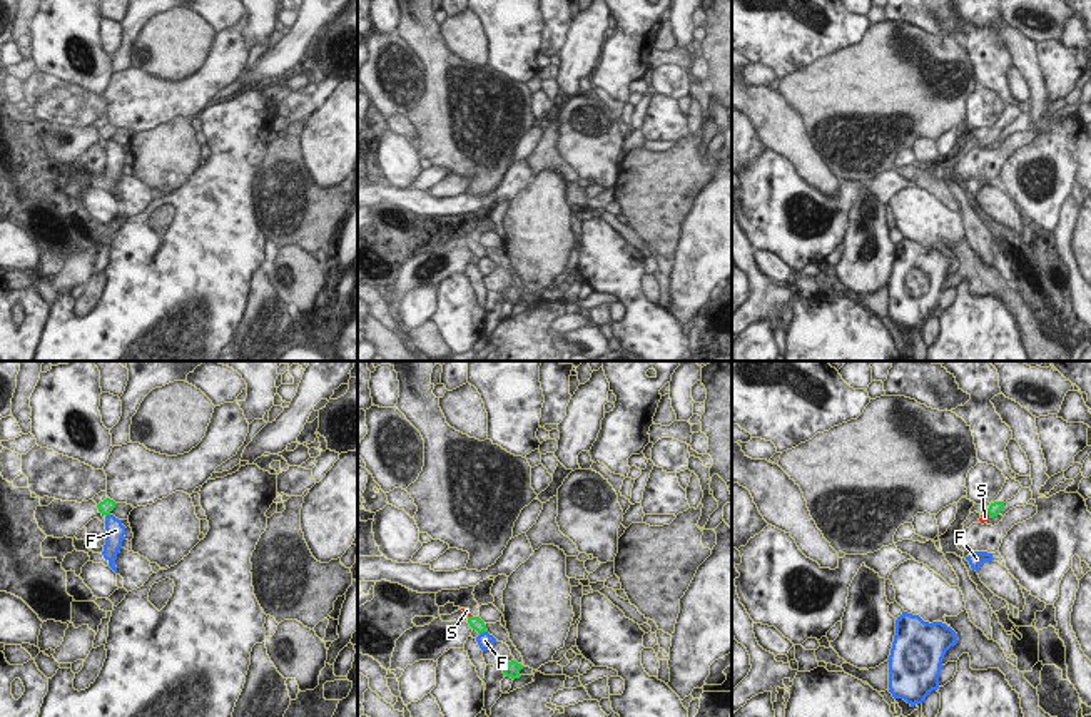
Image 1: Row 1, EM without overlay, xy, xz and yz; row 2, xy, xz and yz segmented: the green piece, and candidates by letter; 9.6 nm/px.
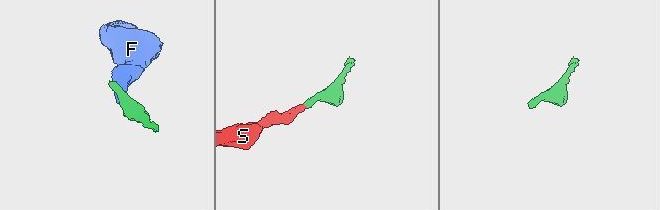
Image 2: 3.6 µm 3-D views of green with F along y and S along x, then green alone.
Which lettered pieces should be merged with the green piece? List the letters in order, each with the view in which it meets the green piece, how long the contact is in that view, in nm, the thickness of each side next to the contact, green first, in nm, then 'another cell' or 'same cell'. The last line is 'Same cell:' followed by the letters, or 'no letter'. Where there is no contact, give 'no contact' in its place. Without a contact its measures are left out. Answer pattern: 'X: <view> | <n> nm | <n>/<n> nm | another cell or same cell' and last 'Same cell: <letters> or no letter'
F: xz | 90 nm | 130/160 nm | another cell
S: yz | 70 nm | 130/90 nm | same cell
Same cell: S

